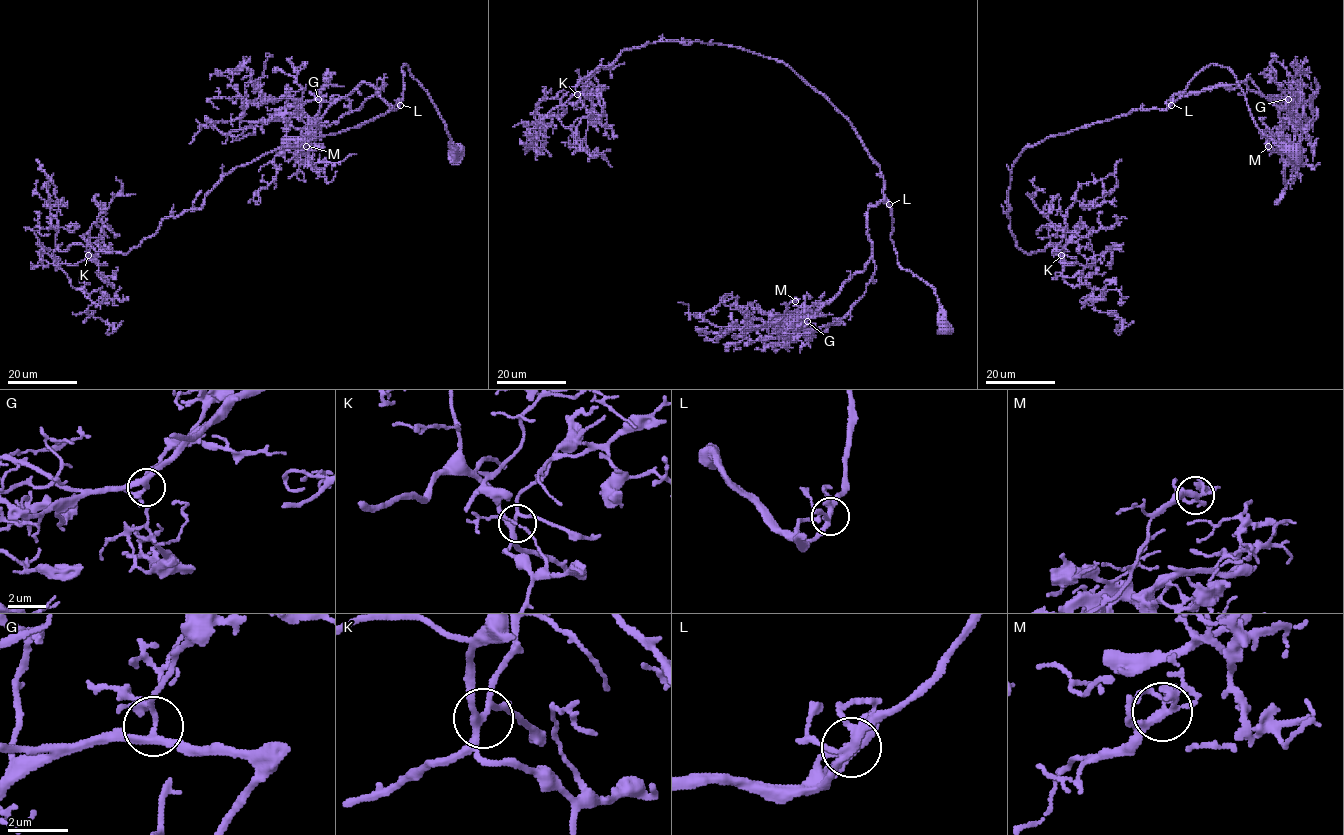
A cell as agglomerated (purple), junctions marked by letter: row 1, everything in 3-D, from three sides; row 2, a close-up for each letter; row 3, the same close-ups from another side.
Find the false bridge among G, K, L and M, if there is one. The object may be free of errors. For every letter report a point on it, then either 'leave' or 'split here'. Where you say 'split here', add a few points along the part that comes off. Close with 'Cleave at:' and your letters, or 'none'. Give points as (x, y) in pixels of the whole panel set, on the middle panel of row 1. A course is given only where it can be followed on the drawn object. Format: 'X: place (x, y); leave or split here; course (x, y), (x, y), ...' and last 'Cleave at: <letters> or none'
G: place (807, 321); leave
K: place (577, 94); leave
L: place (889, 204); leave
M: place (795, 301); leave
Cleave at: none

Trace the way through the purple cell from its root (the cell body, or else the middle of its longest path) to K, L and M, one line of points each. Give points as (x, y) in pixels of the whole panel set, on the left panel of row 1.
K: (456, 150), (405, 64), (396, 109), (236, 167), (200, 208), (164, 218), (129, 252), (88, 247), (88, 255)
L: (456, 150), (450, 144), (446, 125), (429, 93), (405, 64), (402, 67), (403, 93), (400, 105)
M: (456, 150), (405, 64), (398, 104), (362, 82), (311, 137), (285, 147), (306, 146)

